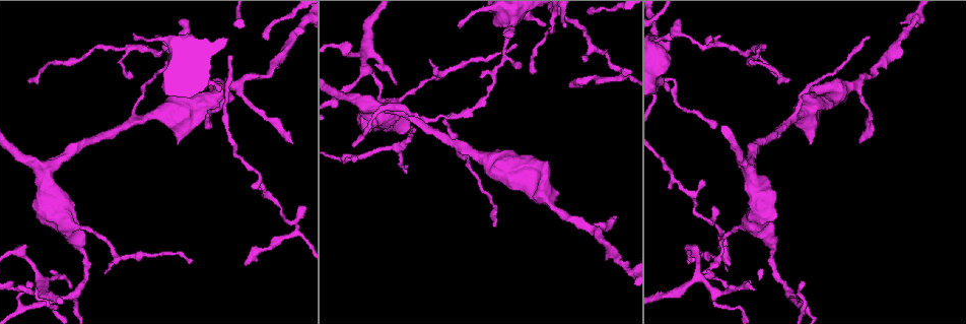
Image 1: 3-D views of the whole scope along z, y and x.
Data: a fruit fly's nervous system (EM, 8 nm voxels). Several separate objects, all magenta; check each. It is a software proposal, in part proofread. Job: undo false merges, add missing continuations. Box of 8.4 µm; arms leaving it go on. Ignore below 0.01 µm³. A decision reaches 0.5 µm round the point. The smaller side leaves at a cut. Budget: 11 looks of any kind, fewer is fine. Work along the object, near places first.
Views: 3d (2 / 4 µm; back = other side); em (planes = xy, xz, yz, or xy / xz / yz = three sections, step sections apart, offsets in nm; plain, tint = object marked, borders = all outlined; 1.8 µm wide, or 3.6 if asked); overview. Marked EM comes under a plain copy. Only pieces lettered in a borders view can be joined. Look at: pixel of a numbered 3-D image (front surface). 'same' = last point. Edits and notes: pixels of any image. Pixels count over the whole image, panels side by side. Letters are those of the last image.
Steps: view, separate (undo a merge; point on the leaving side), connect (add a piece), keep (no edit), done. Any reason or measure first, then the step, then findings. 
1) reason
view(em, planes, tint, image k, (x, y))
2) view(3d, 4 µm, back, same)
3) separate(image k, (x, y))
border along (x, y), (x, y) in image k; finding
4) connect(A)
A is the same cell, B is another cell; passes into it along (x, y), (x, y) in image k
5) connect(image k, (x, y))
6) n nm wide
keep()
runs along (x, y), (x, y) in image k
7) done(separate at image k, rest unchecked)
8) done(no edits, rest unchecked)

tapers out
view(3d, 2 µm, image 1, (729, 265))

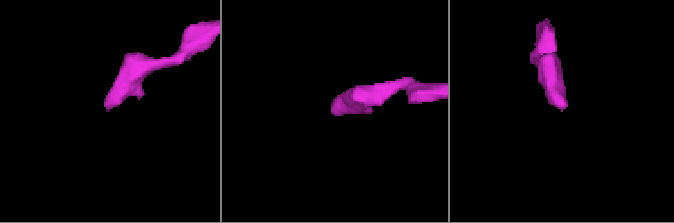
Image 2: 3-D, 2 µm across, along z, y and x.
view(em, planes, borders, image 2, (339, 115))

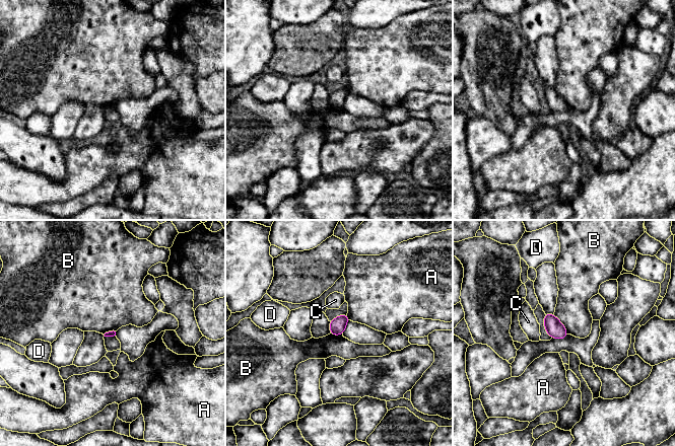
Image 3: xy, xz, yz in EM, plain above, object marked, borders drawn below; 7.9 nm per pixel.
B touches over 200 nm
keep()
A, B, C and D are other cells; border along (553, 314), (568, 333) in image 3; none of them fits

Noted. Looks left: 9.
an open end
view(3d, 2 µm, image 1, (182, 20))

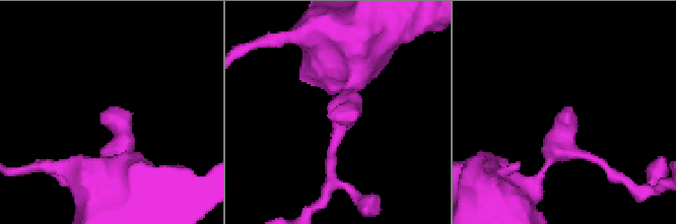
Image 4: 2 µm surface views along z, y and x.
shape alone is not enough
view(em, 3.6 µm, yz, step 8, tint, image 4, (109, 111))

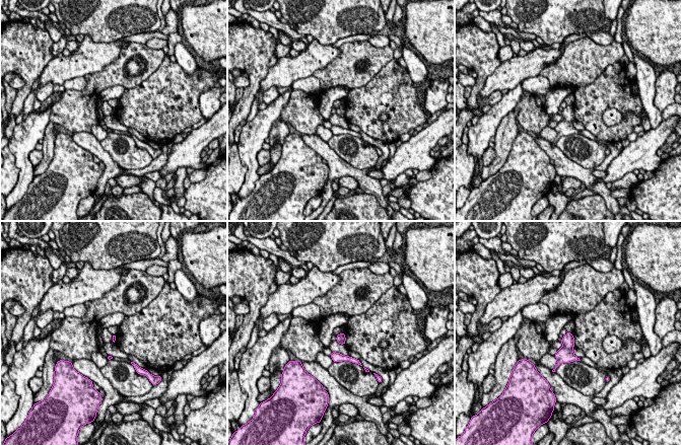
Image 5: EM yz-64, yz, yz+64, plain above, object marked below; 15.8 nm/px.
view(em, 3.6 µm, planes, borders, same)

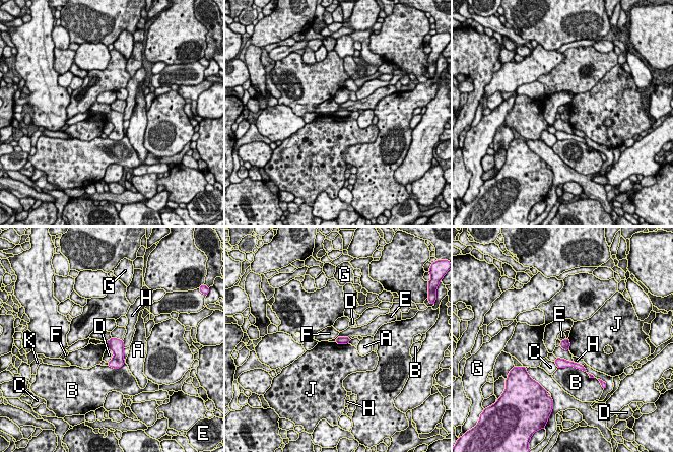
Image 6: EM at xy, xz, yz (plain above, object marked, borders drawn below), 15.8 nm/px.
B touches over 440 nm
keep()
A, B, C, D, E, F, G, H, J and K are other cells; border along (349, 338), (337, 337), (334, 341) in image 6; no lettered piece goes on from it

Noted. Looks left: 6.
abrupt turn
view(3d, 2 µm, image 1, (549, 28))

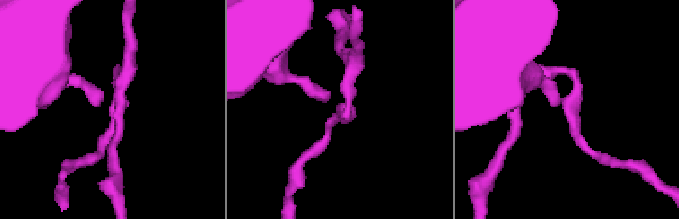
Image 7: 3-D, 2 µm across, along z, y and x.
view(em, planes, tint, image 7, (111, 105))

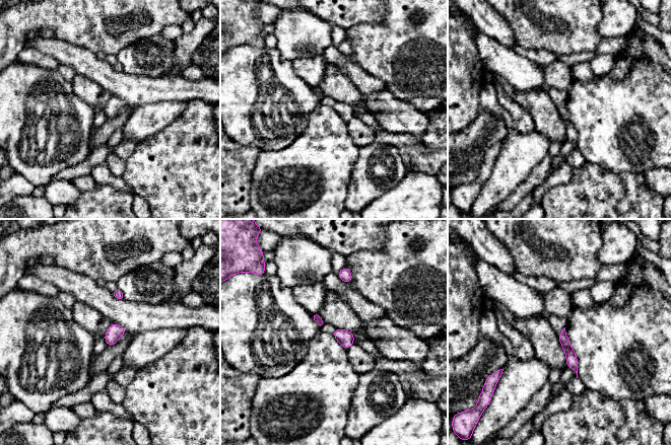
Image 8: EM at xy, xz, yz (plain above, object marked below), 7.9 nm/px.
view(em, planes, borders, same)

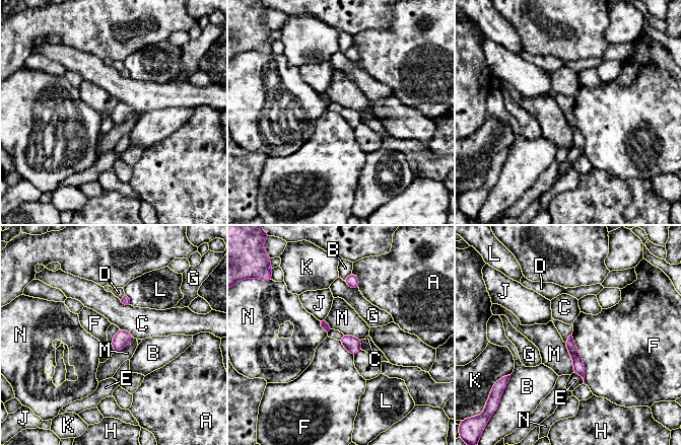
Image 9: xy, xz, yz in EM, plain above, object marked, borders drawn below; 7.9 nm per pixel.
70 nm wide
keep()
A, B, C, D, E, F, G, H, J, K, L, M and N are other cells; continuous, no second neuron

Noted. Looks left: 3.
tapers out
view(em, xy, step 16, tint, image 1, (868, 36))

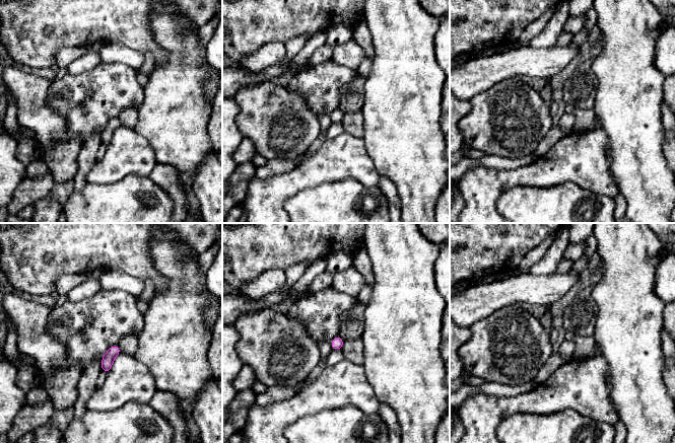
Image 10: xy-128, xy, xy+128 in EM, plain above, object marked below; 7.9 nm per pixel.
view(em, planes, tint, same)

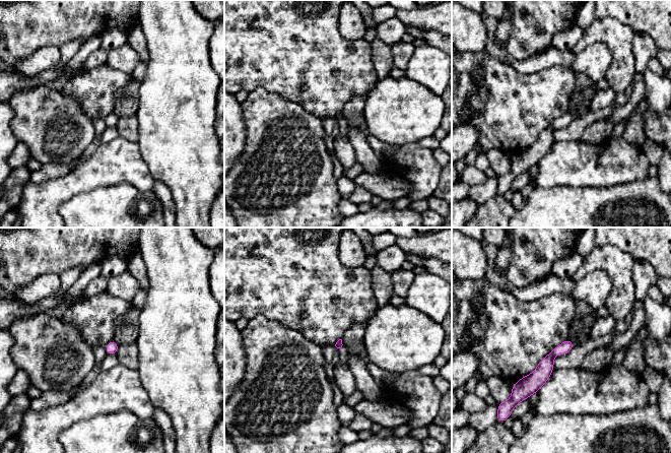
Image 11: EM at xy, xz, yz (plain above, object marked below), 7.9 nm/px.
view(em, planes, borders, same)

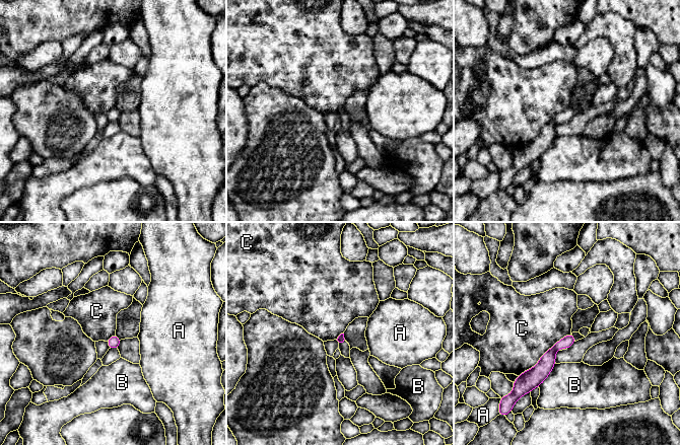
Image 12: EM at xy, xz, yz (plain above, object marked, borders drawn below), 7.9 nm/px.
C touches over 550 nm
keep()
A, B and C are other cells; none of them fits

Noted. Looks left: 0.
done(no edits, rest unchecked)

